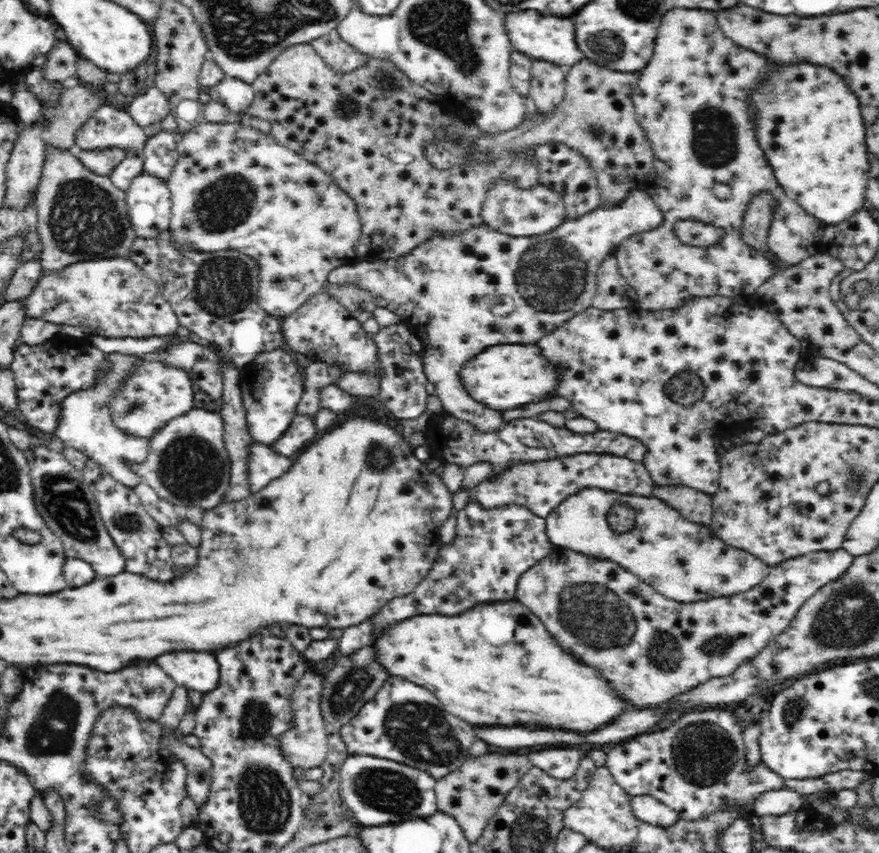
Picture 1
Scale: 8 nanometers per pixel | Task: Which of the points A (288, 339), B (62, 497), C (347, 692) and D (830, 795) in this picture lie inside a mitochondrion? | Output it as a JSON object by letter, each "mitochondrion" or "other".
{"A":"other","B":"mitochondrion","C":"mitochondrion","D":"other"}

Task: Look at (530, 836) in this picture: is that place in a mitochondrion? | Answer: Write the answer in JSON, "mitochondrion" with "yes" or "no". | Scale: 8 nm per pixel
{"mitochondrion":"yes"}

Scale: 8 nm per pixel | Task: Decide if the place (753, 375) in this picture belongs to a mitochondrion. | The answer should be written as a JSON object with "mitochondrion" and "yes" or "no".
{"mitochondrion":"no"}

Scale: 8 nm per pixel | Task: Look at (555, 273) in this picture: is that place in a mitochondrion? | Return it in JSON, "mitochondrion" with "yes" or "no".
{"mitochondrion":"yes"}

